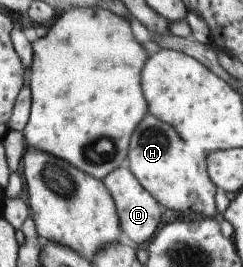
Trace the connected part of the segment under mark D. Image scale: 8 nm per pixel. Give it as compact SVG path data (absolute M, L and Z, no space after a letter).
M125 166L110 171L102 182L113 200L121 233L139 247L143 247L161 225L159 215L163 208L139 185L136 177Z

